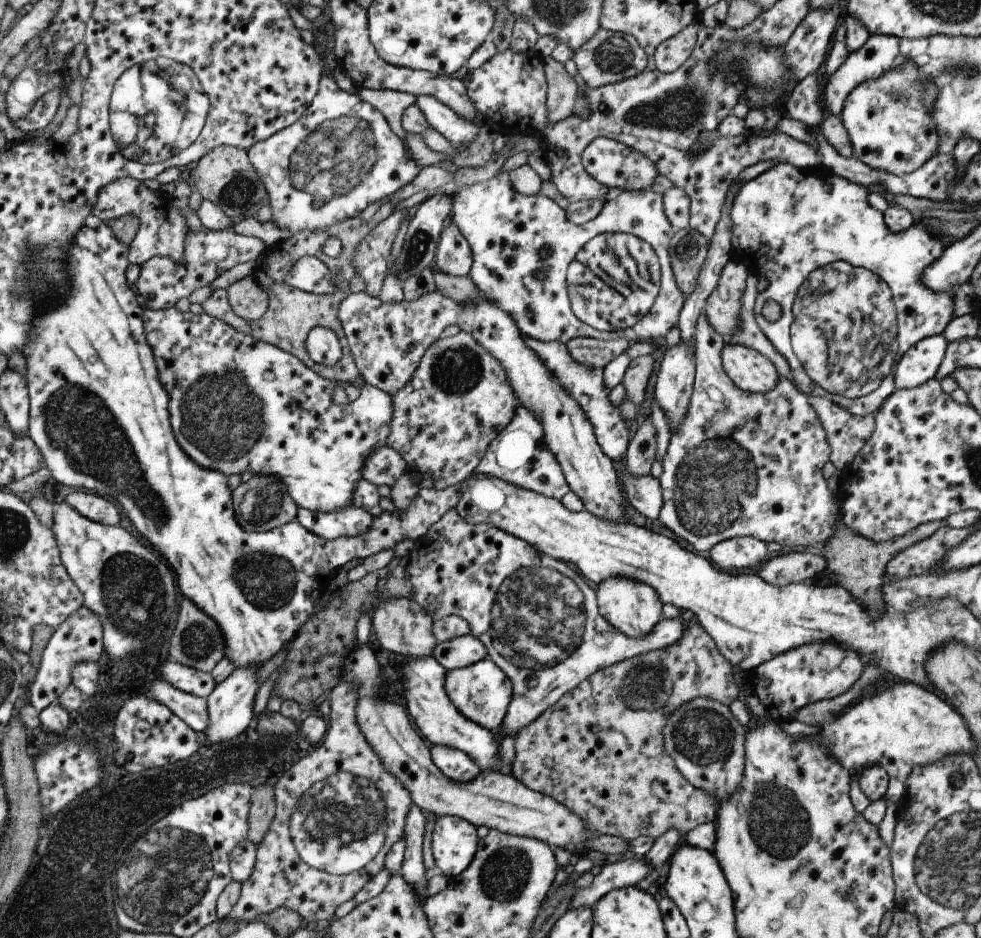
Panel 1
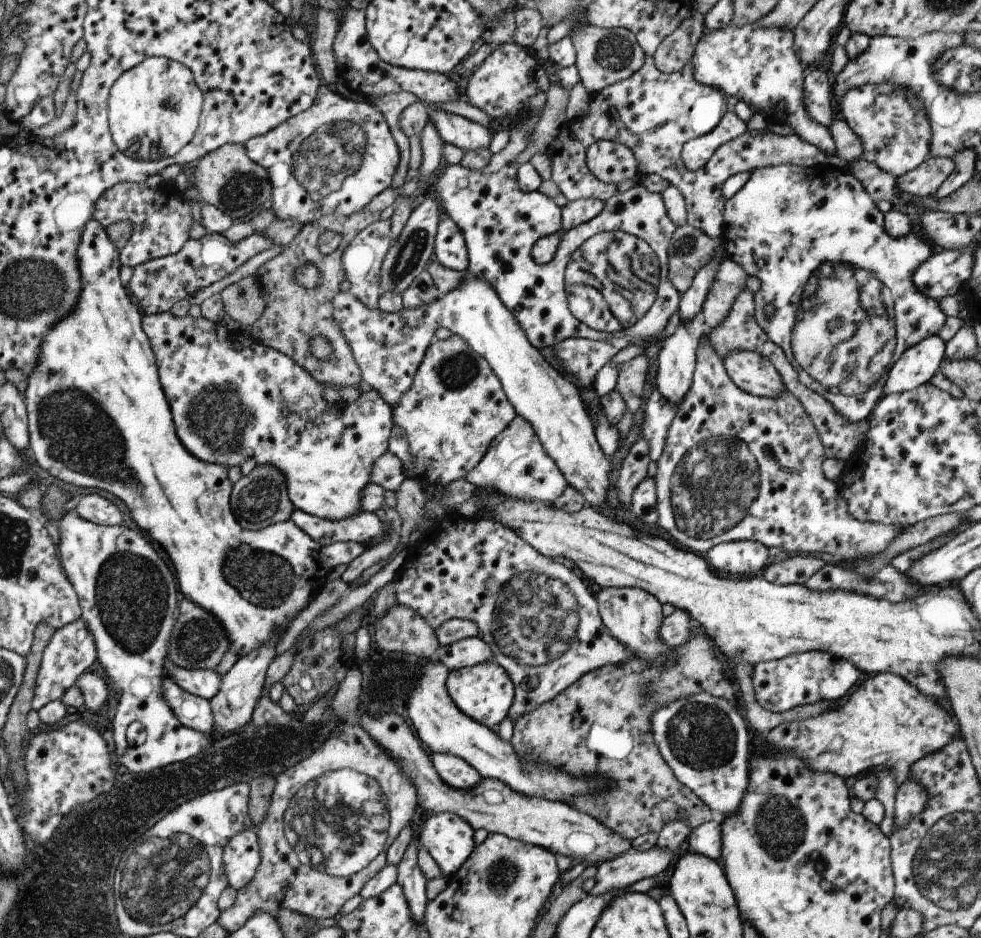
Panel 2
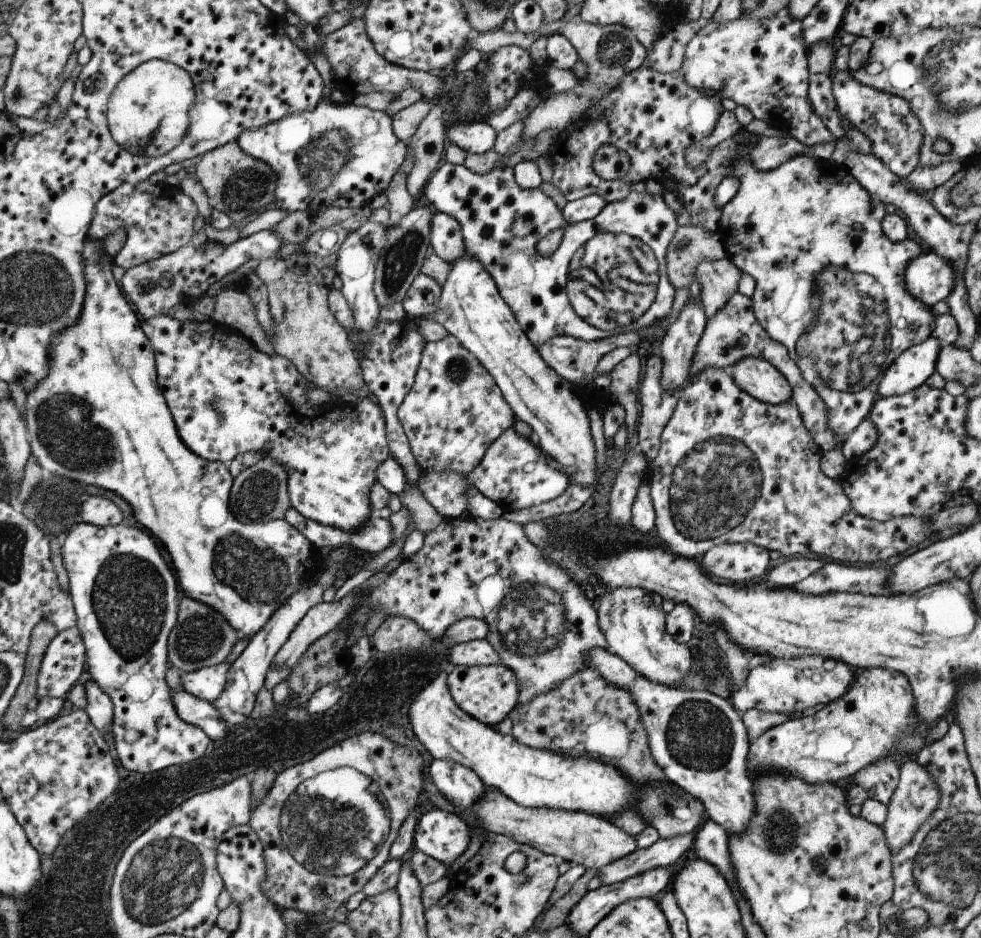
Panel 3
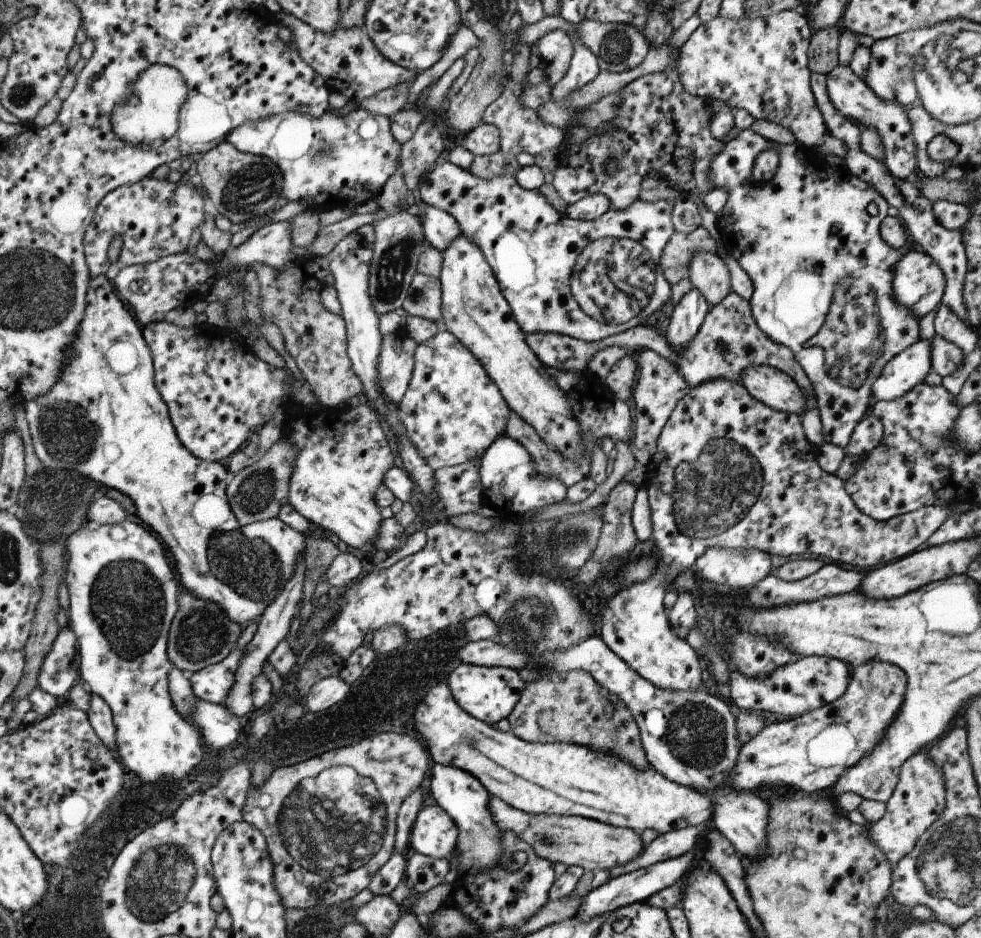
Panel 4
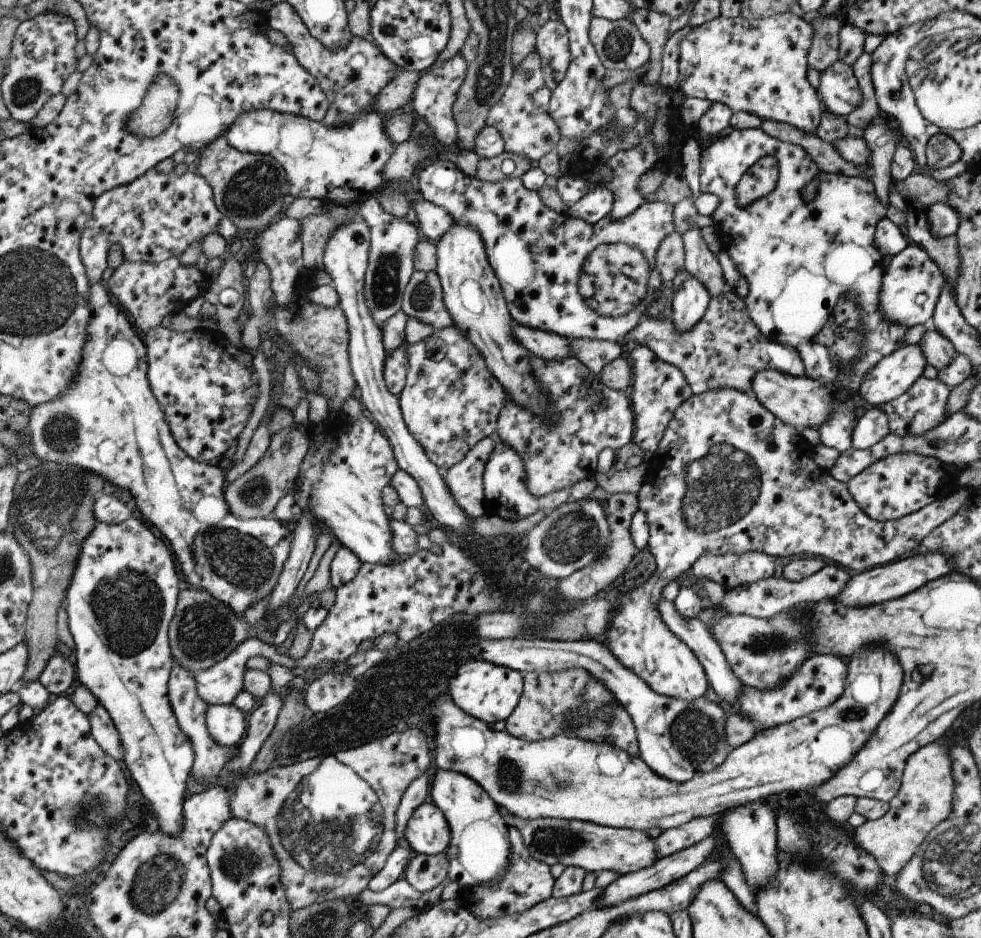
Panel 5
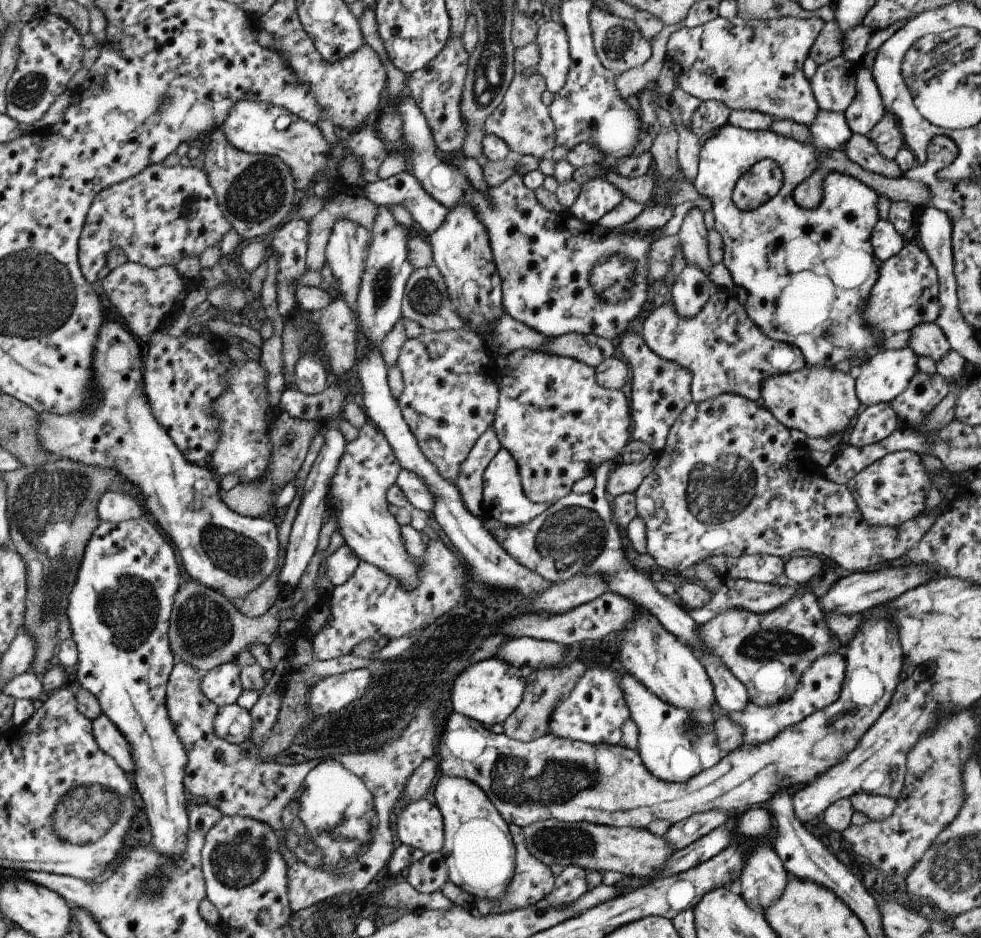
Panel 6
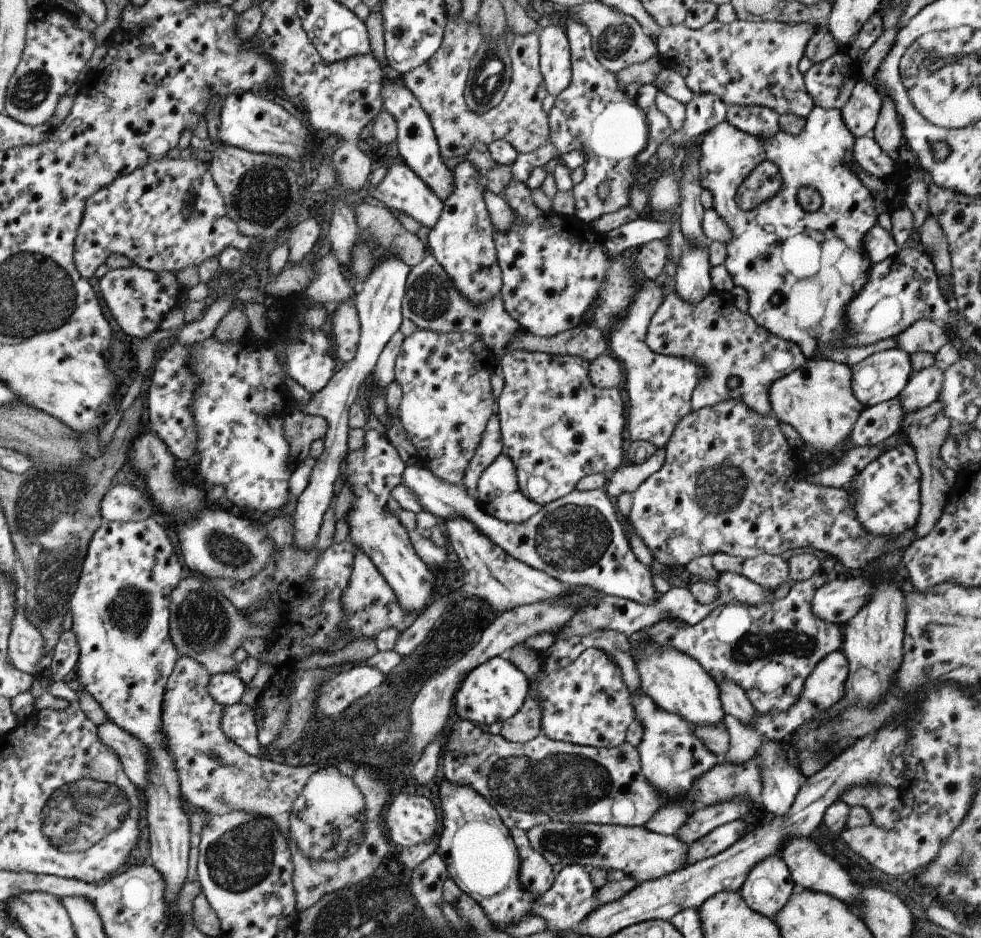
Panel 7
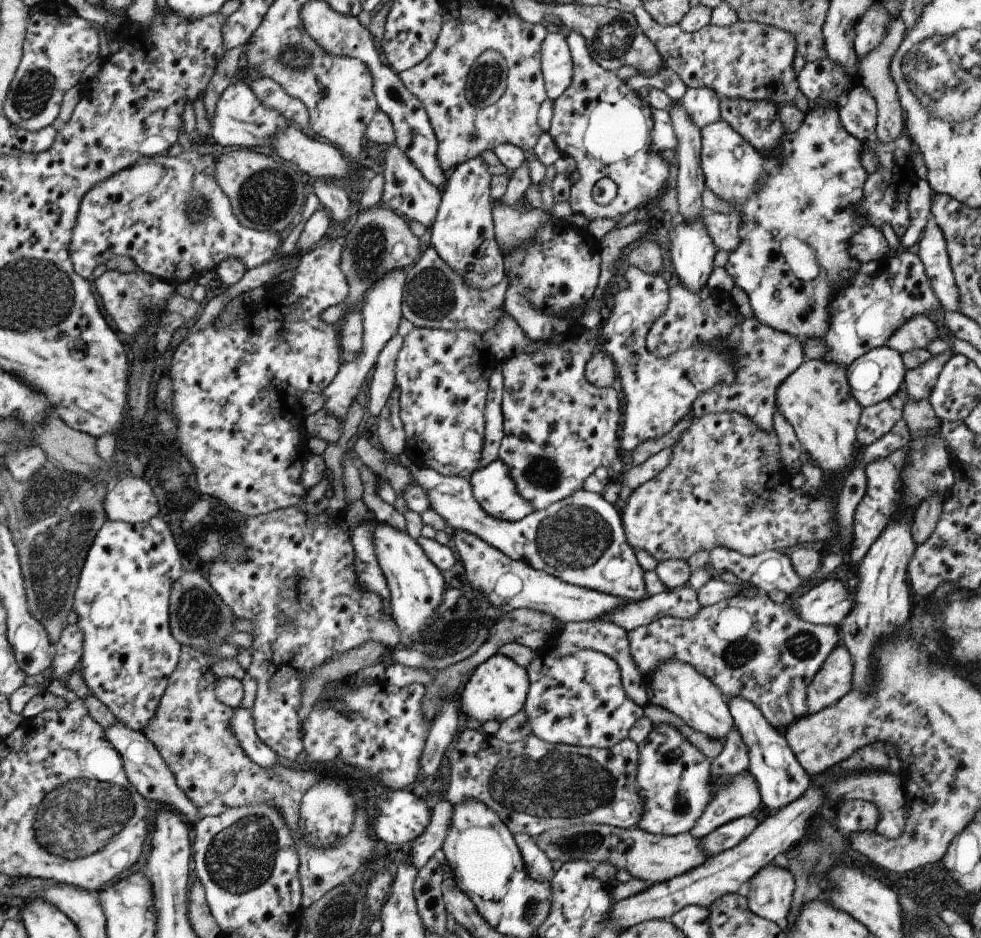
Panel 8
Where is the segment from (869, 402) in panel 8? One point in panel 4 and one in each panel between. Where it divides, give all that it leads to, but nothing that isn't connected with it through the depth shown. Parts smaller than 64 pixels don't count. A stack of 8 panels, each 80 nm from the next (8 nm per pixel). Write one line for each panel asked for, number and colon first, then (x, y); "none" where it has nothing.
4: (909, 367)
5: (891, 376)
6: (880, 379)
7: (881, 376)

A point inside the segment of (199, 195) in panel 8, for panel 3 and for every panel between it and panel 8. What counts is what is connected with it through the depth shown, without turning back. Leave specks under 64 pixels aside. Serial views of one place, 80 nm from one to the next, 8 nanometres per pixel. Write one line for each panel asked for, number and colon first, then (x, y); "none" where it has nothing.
3: (156, 223)
4: (154, 218)
5: (156, 216)
6: (160, 215)
7: (167, 214)

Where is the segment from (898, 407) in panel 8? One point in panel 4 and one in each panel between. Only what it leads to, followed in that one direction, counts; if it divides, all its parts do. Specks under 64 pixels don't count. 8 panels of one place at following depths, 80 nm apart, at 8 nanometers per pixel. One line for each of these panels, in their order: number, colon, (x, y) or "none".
4: (867, 433)
5: (872, 426)
6: (875, 422)
7: (875, 424)

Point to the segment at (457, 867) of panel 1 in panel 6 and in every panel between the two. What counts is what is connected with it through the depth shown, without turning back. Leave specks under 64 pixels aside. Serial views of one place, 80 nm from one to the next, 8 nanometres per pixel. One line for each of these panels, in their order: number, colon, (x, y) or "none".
2: (449, 839)
3: (443, 835)
4: (434, 834)
5: (427, 832)
6: (418, 825)

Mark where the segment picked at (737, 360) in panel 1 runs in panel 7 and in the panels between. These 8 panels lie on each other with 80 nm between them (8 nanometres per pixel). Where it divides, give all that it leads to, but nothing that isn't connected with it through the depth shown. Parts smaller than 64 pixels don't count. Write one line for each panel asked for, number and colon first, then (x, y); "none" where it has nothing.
2: (752, 373)
3: (754, 375)
4: (772, 387)
5: (801, 402)
6: (818, 402)
7: (816, 400)

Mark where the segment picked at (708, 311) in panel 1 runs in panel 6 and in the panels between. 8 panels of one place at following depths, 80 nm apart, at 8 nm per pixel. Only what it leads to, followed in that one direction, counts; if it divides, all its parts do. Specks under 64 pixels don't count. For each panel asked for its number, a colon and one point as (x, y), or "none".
2: (728, 282)
3: (718, 279)
4: (707, 273)
5: (699, 262)
6: (692, 233)

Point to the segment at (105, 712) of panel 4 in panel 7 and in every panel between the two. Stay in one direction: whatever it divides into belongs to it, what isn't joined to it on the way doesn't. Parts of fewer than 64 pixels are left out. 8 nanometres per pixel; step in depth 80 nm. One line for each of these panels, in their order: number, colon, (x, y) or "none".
5: (103, 732)
6: (107, 737)
7: (133, 757)

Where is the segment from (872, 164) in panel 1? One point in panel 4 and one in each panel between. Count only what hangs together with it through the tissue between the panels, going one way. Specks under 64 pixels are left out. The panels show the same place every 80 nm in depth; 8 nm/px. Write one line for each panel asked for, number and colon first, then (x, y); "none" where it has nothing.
2: (890, 124)
3: (895, 134)
4: (848, 94)

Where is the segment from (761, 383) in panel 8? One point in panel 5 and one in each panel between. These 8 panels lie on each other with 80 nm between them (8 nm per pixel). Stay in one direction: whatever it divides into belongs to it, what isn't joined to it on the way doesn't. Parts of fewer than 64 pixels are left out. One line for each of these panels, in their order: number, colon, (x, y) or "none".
5: (724, 349)
6: (724, 351)
7: (740, 359)

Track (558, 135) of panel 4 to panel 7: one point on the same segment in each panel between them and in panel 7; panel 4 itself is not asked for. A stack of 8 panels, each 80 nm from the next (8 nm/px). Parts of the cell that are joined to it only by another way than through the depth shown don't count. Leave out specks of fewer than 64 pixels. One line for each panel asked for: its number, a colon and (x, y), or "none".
5: (526, 129)
6: (521, 120)
7: (518, 119)

